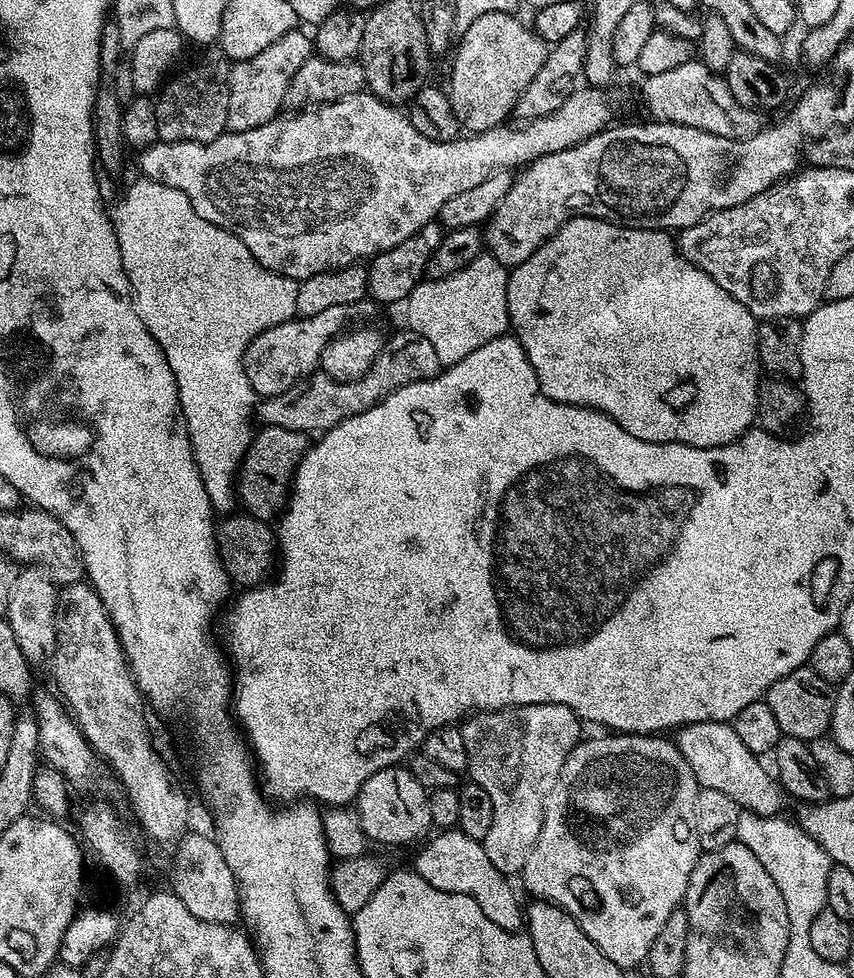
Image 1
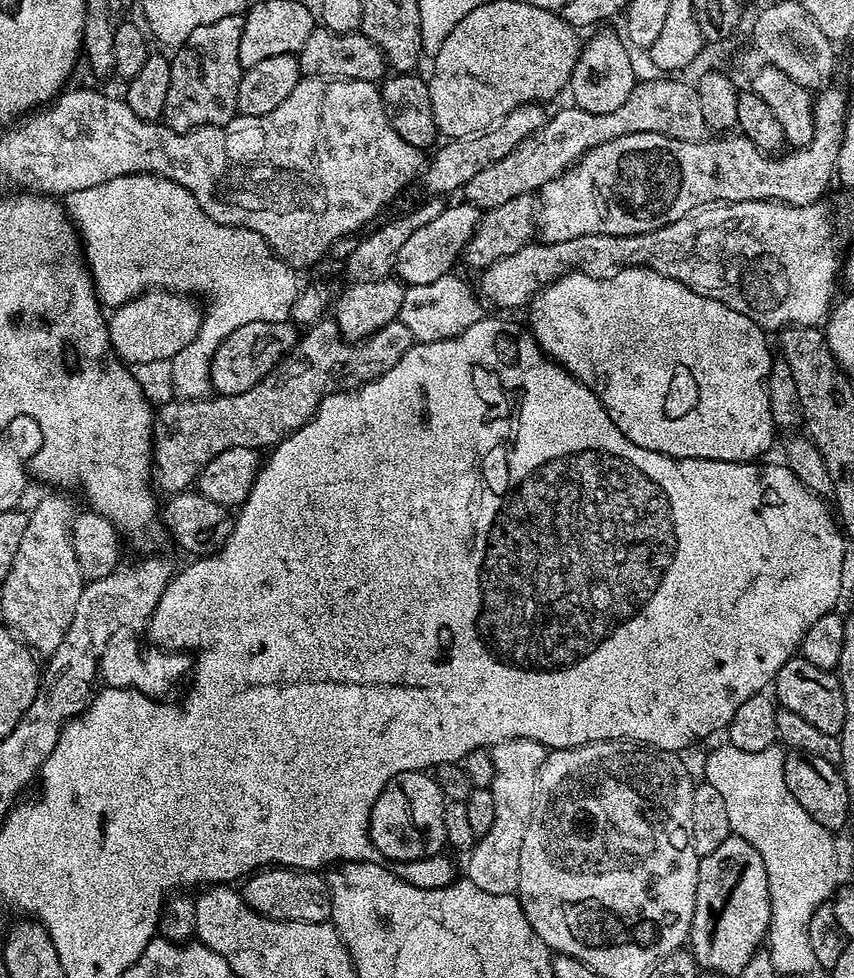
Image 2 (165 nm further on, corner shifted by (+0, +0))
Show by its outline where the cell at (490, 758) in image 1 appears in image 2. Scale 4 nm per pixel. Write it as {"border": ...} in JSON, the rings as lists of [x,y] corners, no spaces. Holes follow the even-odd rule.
{"border":[[[514,738],[503,740],[491,745],[492,761],[494,762],[494,778],[491,790],[494,794],[494,826],[484,836],[479,837],[472,845],[468,856],[468,872],[466,879],[474,882],[478,890],[486,890],[486,894],[513,894],[518,889],[520,877],[520,855],[522,854],[522,838],[526,838],[528,823],[536,801],[536,787],[540,777],[540,767],[544,764],[546,749],[543,744],[530,738]]]}

